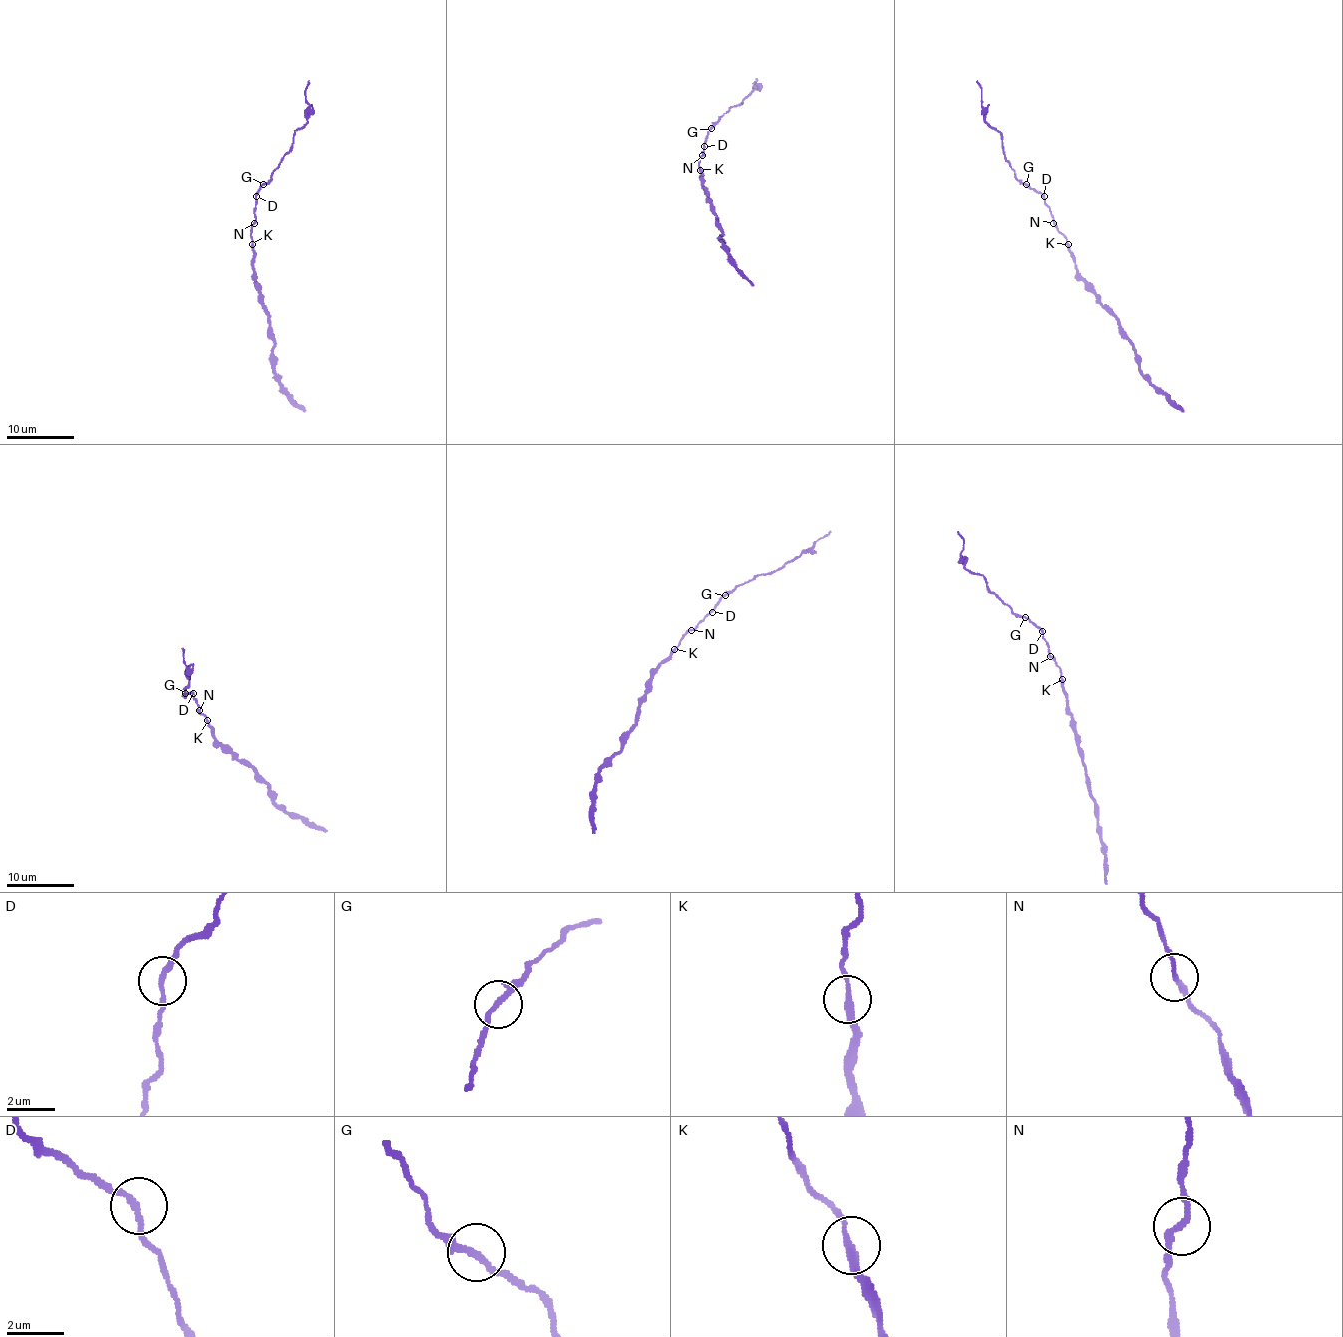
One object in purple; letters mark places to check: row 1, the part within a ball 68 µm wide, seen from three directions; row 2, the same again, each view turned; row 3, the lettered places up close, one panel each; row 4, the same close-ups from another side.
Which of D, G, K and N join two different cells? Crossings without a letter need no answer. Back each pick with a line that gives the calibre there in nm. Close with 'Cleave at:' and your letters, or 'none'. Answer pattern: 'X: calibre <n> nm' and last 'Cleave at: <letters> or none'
K: calibre 260 nm
Cleave at: K

